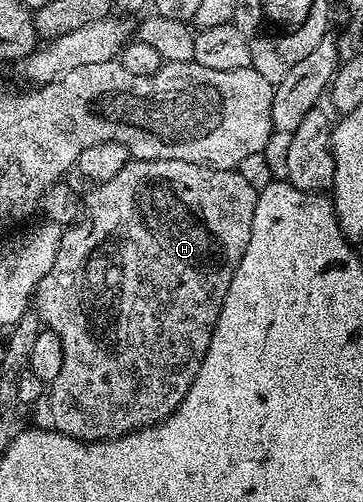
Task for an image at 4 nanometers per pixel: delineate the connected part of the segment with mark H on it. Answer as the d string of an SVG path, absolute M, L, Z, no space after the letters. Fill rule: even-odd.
M133 159L123 169L119 169L111 181L96 184L92 188L93 192L84 196L83 218L62 234L59 253L55 253L55 265L51 265L51 273L39 281L35 296L35 310L42 324L54 331L59 341L63 341L63 369L59 369L59 377L55 377L55 381L47 387L49 415L53 418L52 426L56 430L82 439L85 443L118 439L161 423L181 404L183 397L187 397L199 373L199 365L203 365L203 357L207 357L223 301L231 289L231 277L235 277L235 269L239 269L239 261L243 261L243 253L247 253L247 241L251 241L251 221L255 221L258 188L252 187L248 177L241 173L237 169L224 171L191 161Z

